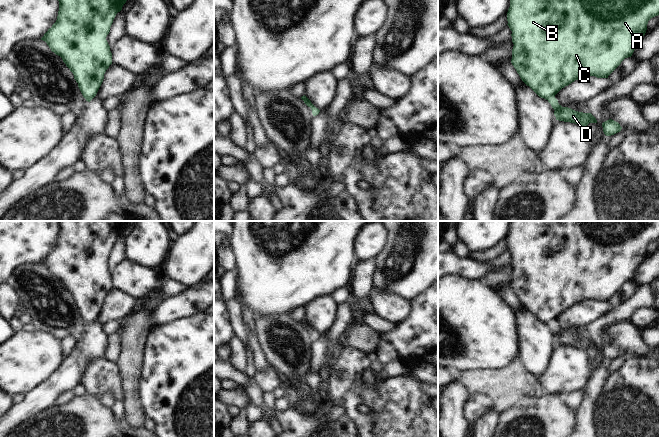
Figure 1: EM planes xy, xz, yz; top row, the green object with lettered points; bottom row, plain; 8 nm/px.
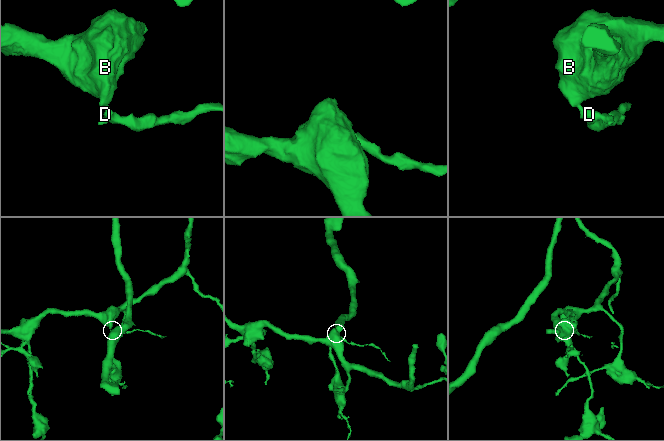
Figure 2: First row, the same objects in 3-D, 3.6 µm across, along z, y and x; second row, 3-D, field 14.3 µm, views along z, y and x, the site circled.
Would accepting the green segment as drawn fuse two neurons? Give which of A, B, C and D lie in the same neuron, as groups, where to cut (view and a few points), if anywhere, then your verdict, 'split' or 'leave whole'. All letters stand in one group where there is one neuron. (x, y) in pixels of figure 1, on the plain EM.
A B C / D | yz (554, 319), (547, 323) | split

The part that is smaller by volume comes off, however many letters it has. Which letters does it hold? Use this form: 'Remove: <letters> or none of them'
Remove: D

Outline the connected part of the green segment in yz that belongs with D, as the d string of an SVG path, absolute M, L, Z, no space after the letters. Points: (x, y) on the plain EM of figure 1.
M555 320L549 322L548 326L555 334L556 344L575 347L584 351L587 351L589 347L597 347L596 342L591 337L578 336L568 331L562 331Z

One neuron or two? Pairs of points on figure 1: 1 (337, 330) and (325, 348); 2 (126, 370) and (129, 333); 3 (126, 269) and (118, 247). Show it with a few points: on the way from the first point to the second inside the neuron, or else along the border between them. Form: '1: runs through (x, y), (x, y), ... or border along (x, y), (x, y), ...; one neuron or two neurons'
1: border along (327, 331), (336, 341); two neurons
2: runs through (129, 361), (129, 342); one neuron
3: border along (125, 257), (110, 270); two neurons

